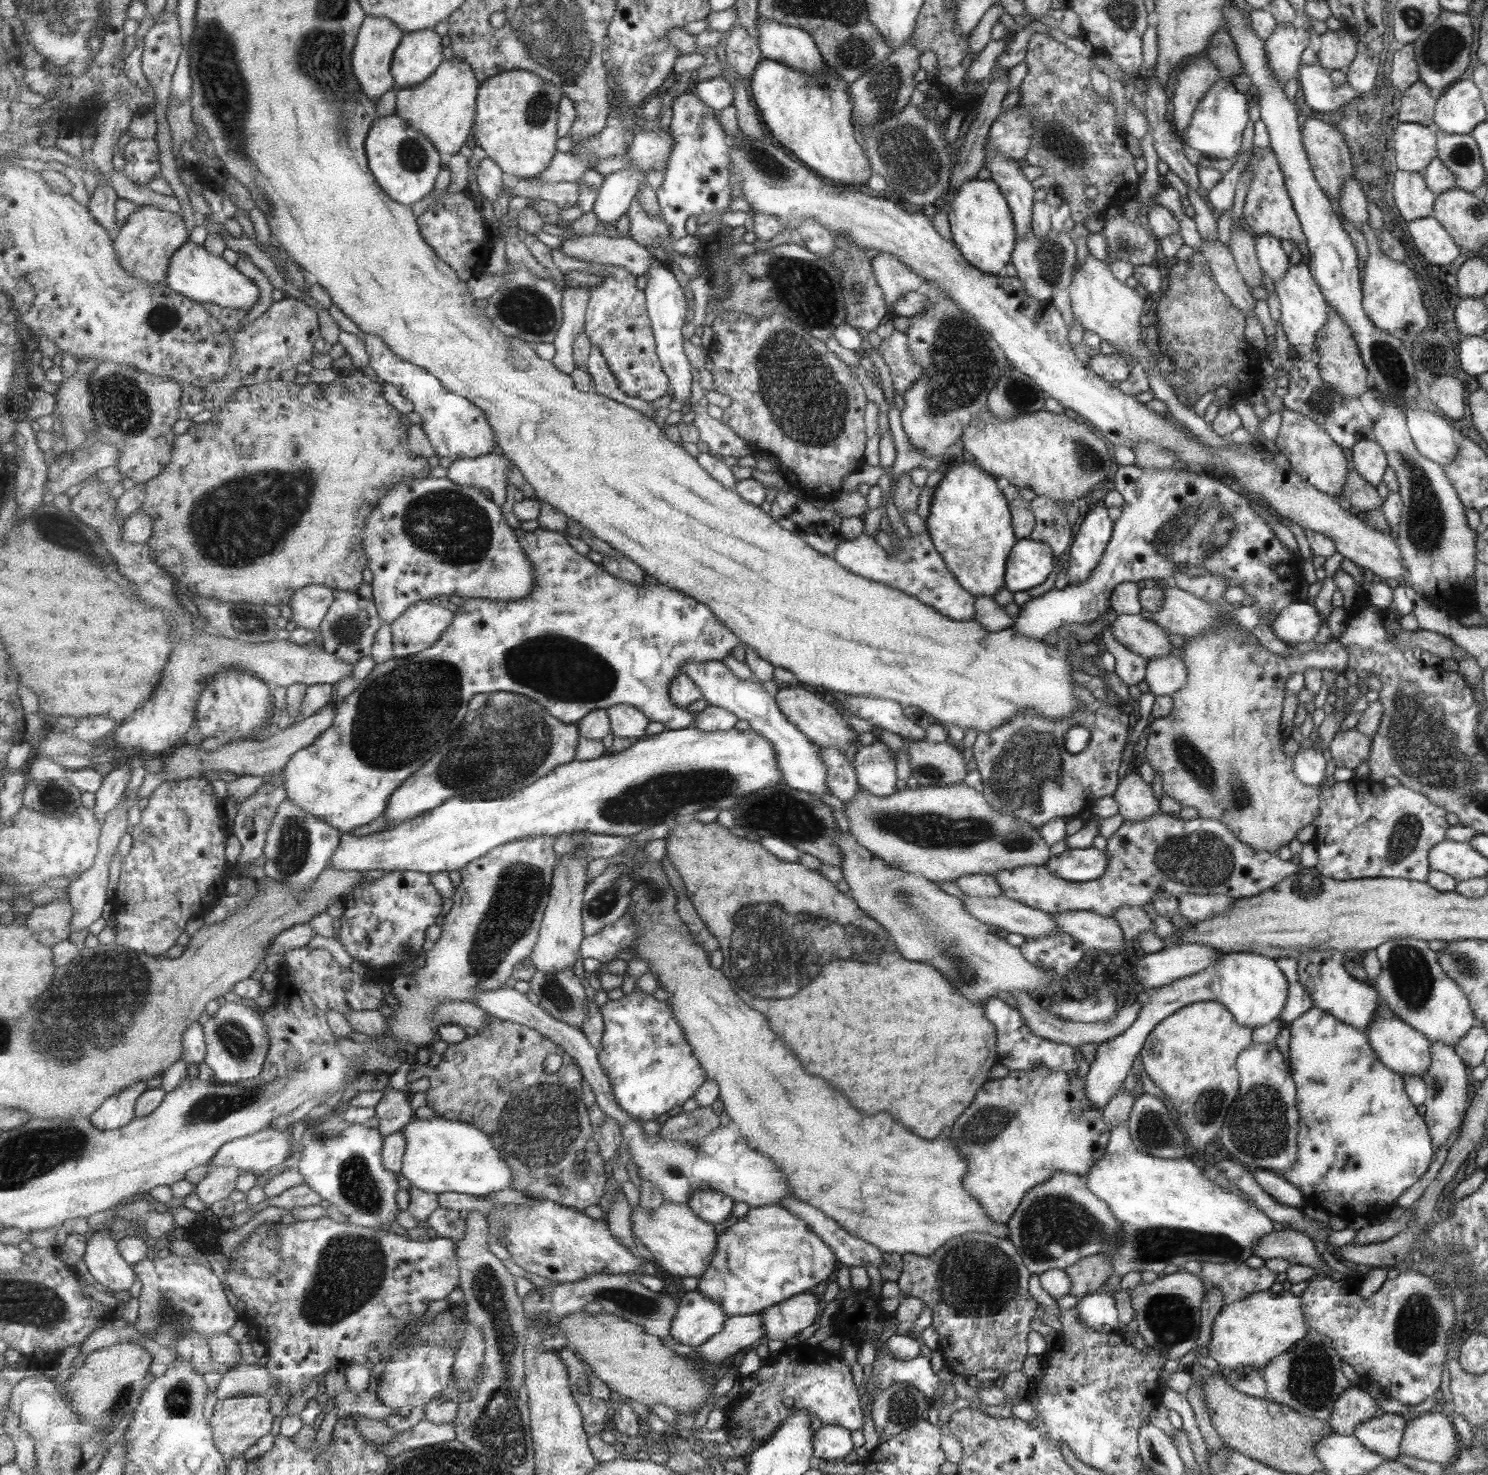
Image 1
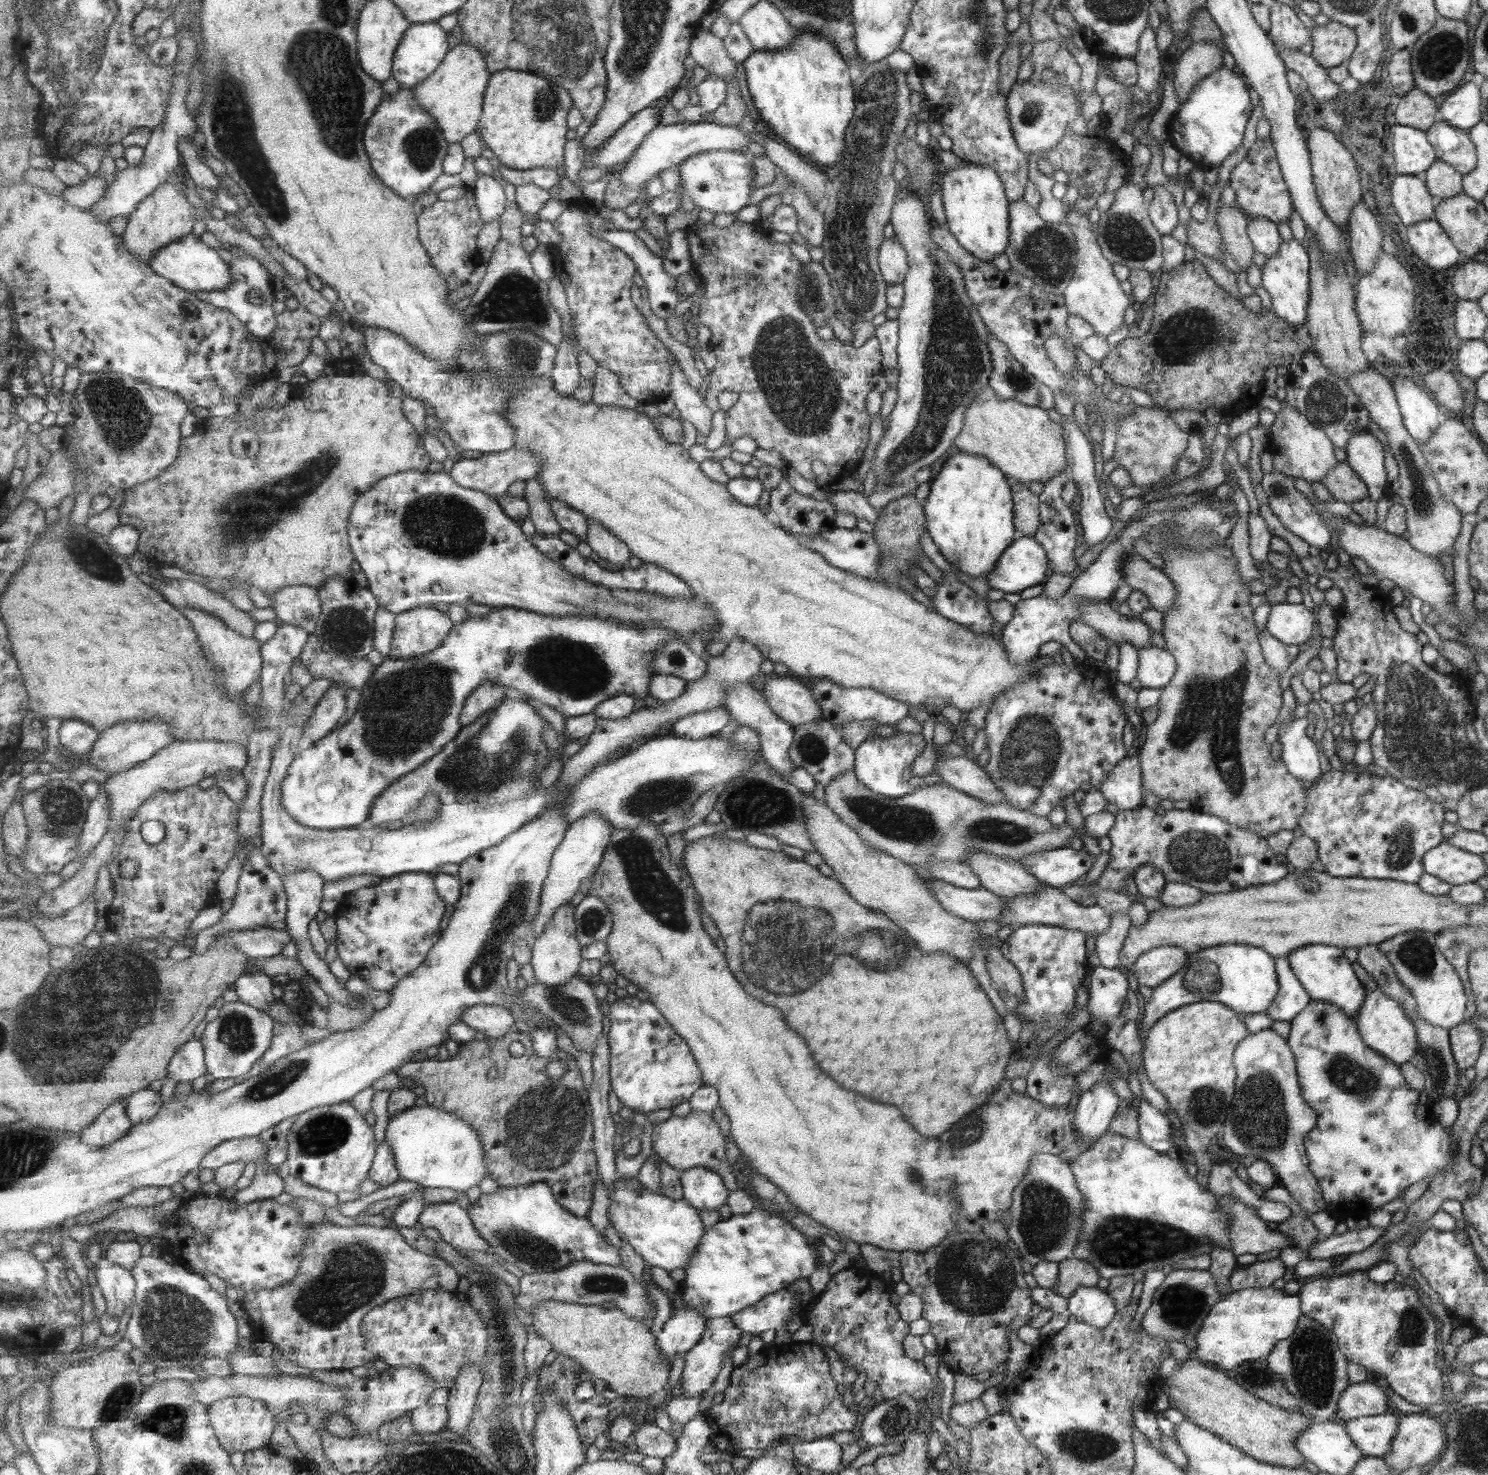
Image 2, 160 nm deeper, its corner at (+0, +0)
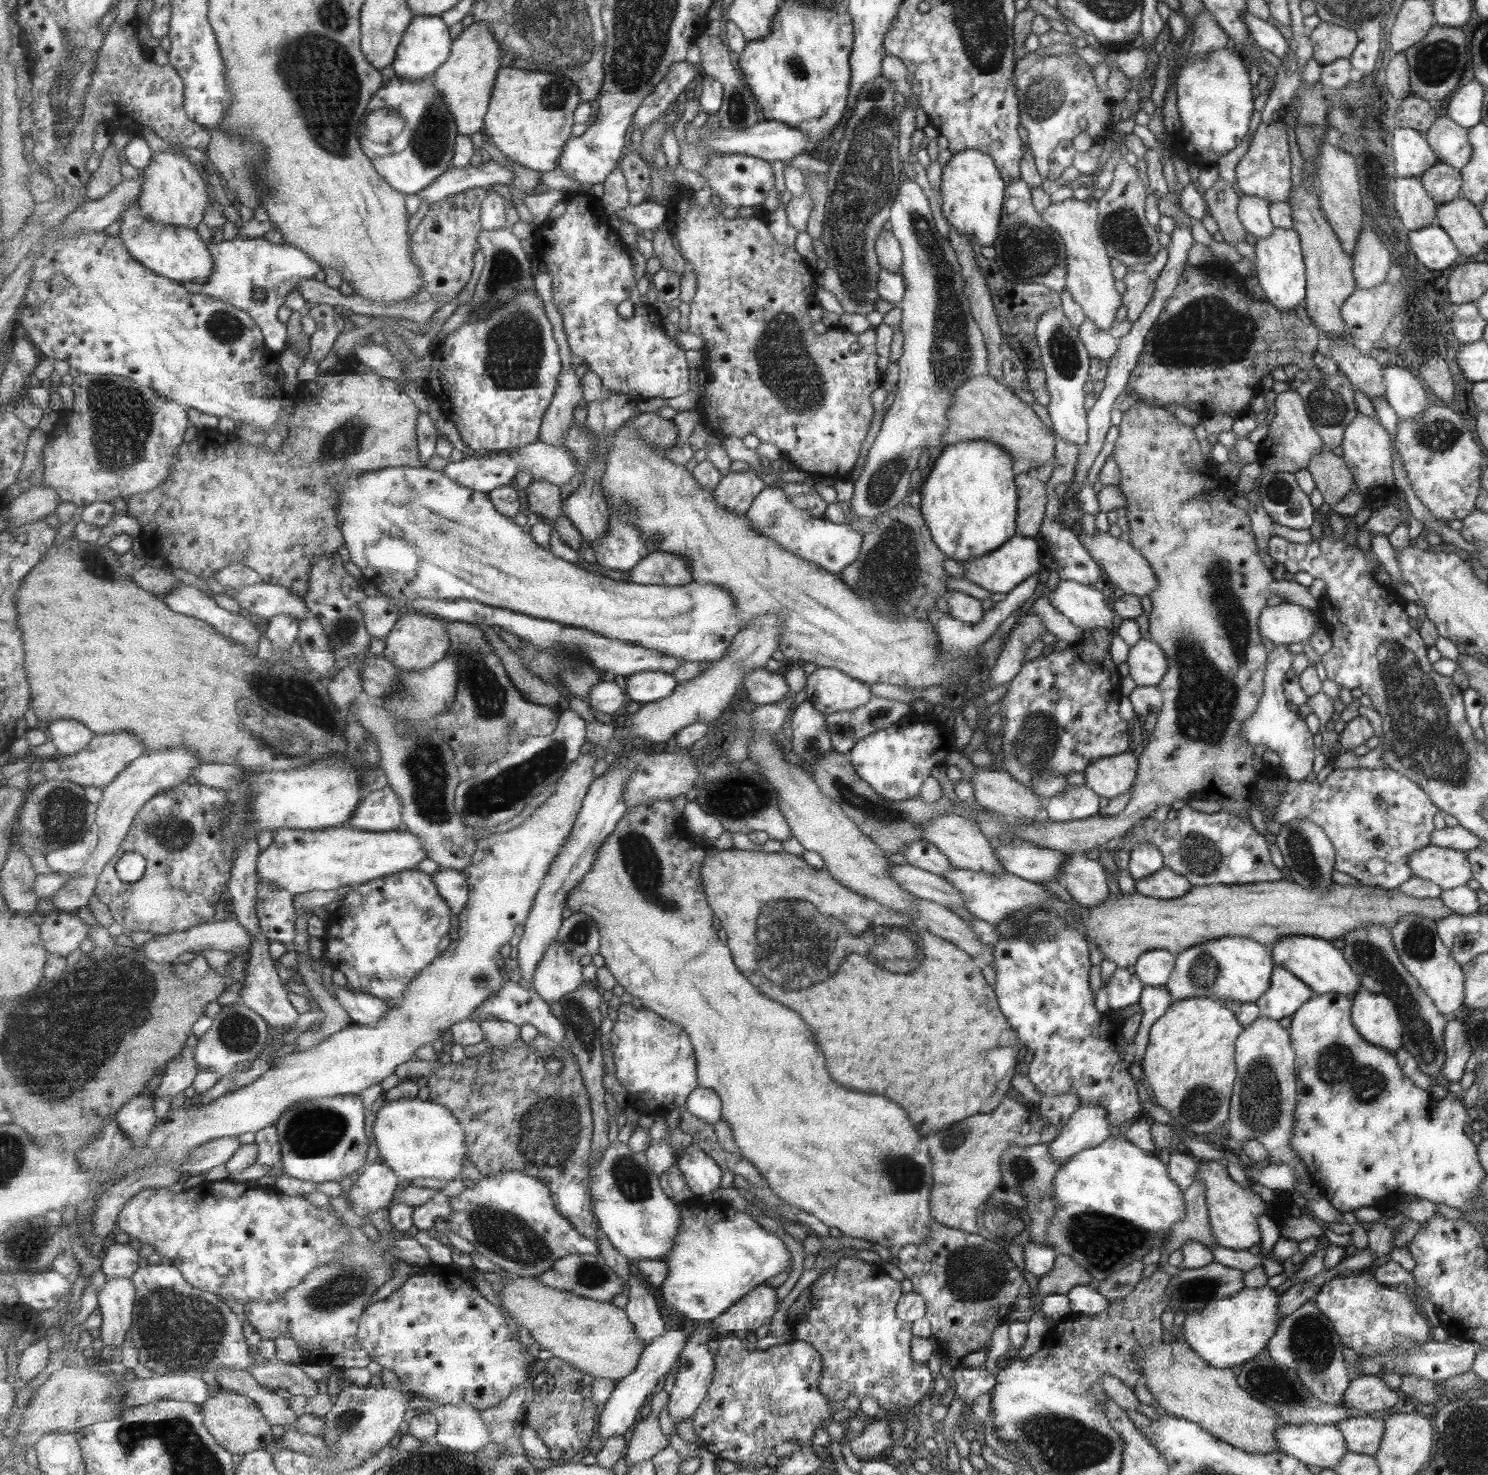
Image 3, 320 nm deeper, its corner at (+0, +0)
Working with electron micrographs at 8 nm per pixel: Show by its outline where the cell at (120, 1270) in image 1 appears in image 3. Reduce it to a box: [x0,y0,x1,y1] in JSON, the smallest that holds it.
[98,1278,136,1346]

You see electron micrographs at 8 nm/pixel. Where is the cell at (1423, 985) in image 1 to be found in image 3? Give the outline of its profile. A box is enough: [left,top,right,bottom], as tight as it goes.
[1390,914,1465,1015]

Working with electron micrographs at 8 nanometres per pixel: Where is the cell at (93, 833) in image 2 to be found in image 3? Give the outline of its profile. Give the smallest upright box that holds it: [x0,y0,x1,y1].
[45,824,100,877]

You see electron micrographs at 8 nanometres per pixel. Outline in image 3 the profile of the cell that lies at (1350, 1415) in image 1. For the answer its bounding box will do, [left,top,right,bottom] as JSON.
[1342,1375,1397,1415]

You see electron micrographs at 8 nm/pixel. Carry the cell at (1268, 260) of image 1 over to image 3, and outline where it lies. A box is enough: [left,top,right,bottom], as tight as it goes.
[1238,196,1273,239]

